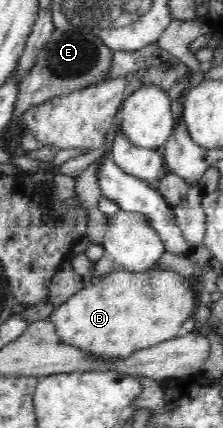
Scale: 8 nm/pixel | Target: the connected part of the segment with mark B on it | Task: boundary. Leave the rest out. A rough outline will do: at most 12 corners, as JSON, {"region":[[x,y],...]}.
{"region":[[115,271],[49,316],[105,358],[173,340],[195,311],[187,277]]}

